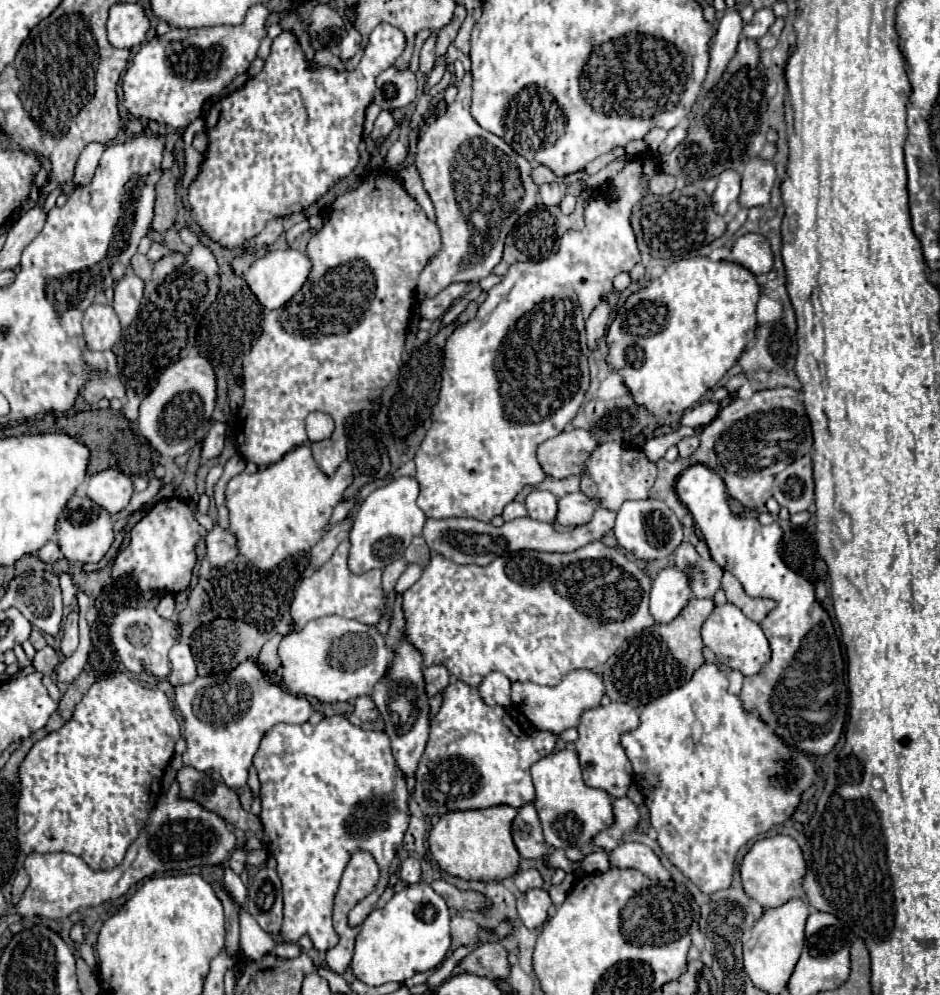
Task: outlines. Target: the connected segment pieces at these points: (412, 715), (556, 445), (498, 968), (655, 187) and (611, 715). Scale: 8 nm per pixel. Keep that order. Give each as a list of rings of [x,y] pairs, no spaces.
[[[404,638],[402,644],[396,648],[396,658],[390,666],[390,674],[374,686],[372,700],[376,702],[382,720],[386,724],[386,734],[390,738],[392,754],[396,758],[398,768],[402,770],[404,778],[412,778],[416,772],[416,766],[422,758],[422,752],[428,742],[430,732],[430,718],[428,718],[428,696],[424,692],[424,678],[422,678],[422,658],[418,650],[414,650]]]
[[[572,428],[538,448],[538,462],[544,472],[556,480],[570,476],[584,476],[588,468],[590,454],[596,450],[598,438],[590,430]]]
[[[486,942],[474,952],[470,952],[462,962],[460,968],[468,974],[484,976],[484,978],[508,978],[510,964],[508,964],[508,950],[500,942]]]
[[[658,172],[652,180],[650,180],[650,192],[652,194],[670,194],[676,190],[676,178],[670,176],[670,174],[664,174],[664,172]]]
[[[610,702],[608,706],[598,706],[582,714],[582,722],[578,726],[580,738],[576,740],[576,752],[582,766],[584,784],[592,788],[600,788],[608,792],[612,798],[626,796],[630,784],[632,784],[632,764],[628,756],[624,754],[624,748],[620,744],[622,734],[636,730],[640,726],[640,716],[634,708],[622,704],[622,702]]]

